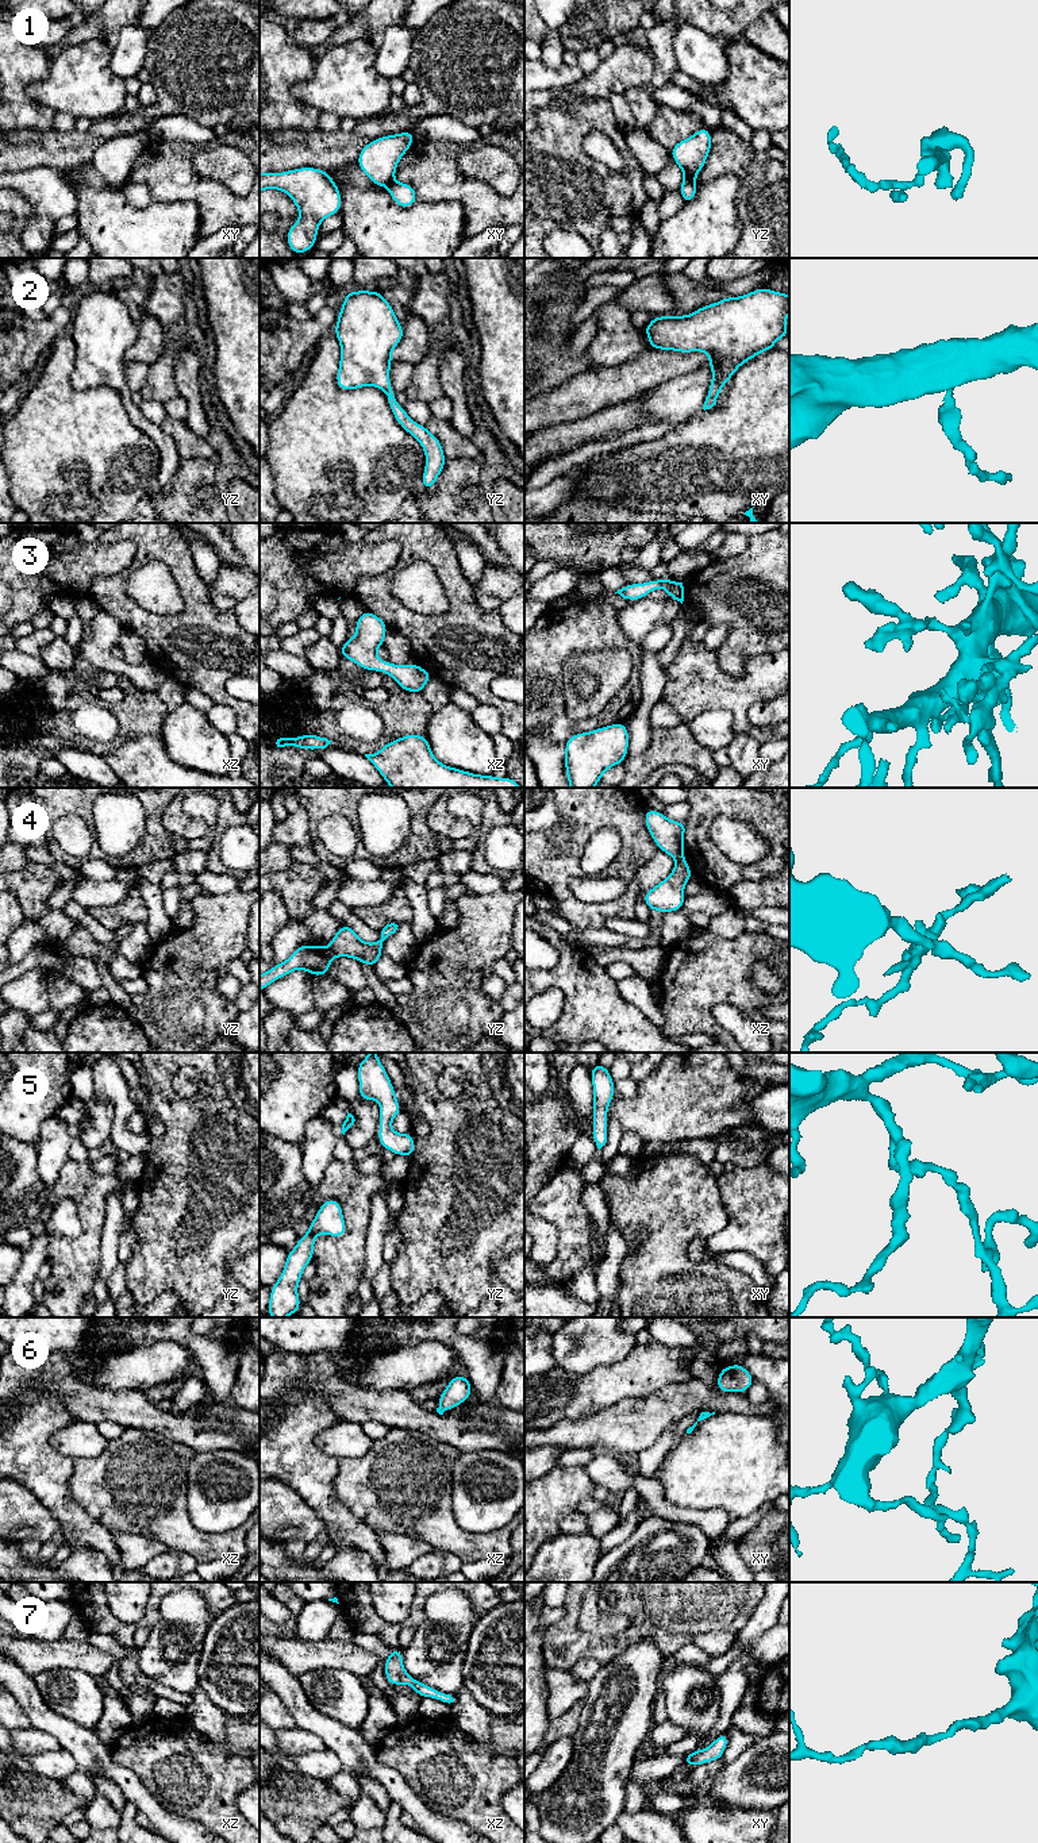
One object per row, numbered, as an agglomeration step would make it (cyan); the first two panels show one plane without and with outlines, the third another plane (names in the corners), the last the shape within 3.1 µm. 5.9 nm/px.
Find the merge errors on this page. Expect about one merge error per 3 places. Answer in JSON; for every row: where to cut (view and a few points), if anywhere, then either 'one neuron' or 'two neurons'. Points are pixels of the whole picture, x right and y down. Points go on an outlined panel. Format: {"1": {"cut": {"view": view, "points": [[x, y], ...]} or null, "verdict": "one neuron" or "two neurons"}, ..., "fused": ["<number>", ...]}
{"1": {"cut": {"view": "yz", "points": [[685, 179], [694, 183]]}, "verdict": "two neurons"}, "2": {"cut": null, "verdict": "one neuron"}, "3": {"cut": null, "verdict": "one neuron"}, "4": {"cut": {"view": "yz", "points": [[327, 947], [334, 955]]}, "verdict": "two neurons"}, "5": {"cut": null, "verdict": "one neuron"}, "6": {"cut": null, "verdict": "one neuron"}, "7": {"cut": null, "verdict": "one neuron"}, "fused": ["1", "4"]}

